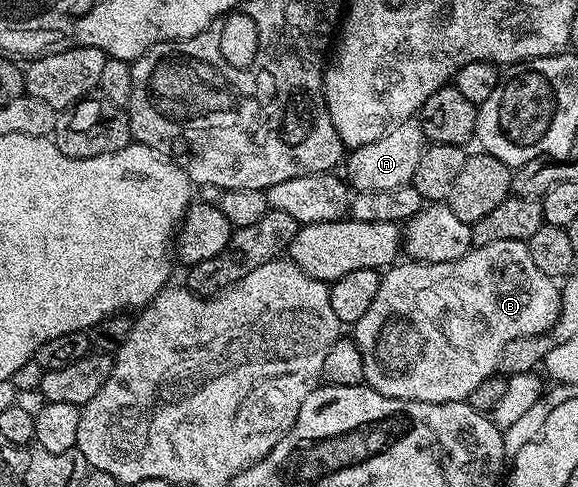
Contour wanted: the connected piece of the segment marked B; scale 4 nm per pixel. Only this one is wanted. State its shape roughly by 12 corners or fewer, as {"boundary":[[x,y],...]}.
{"boundary":[[527,241],[381,276],[363,384],[467,401],[561,286]]}

